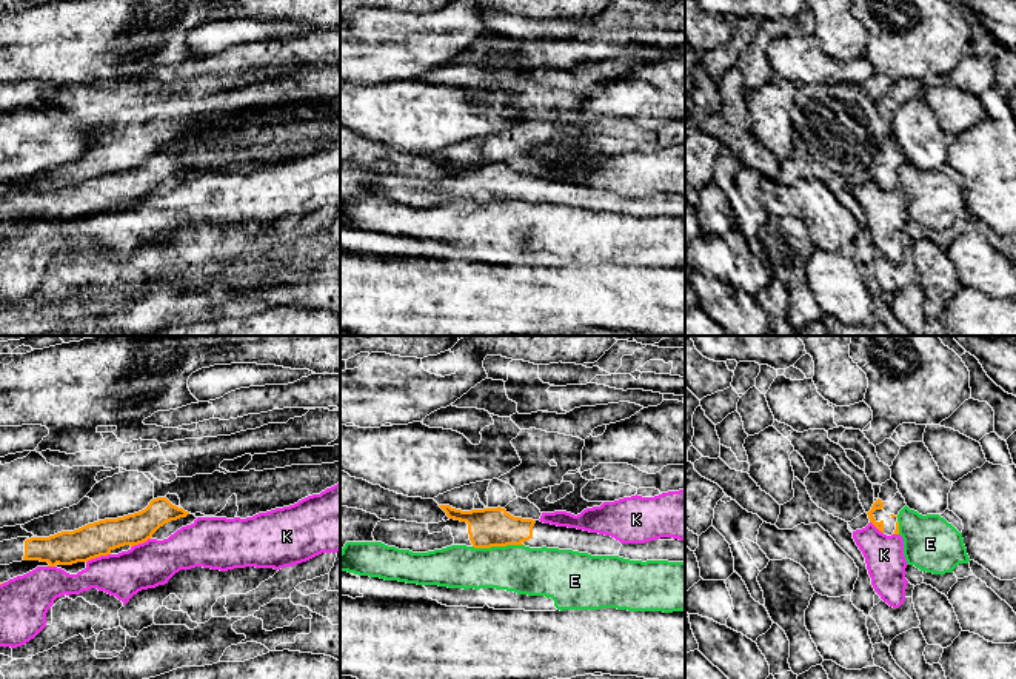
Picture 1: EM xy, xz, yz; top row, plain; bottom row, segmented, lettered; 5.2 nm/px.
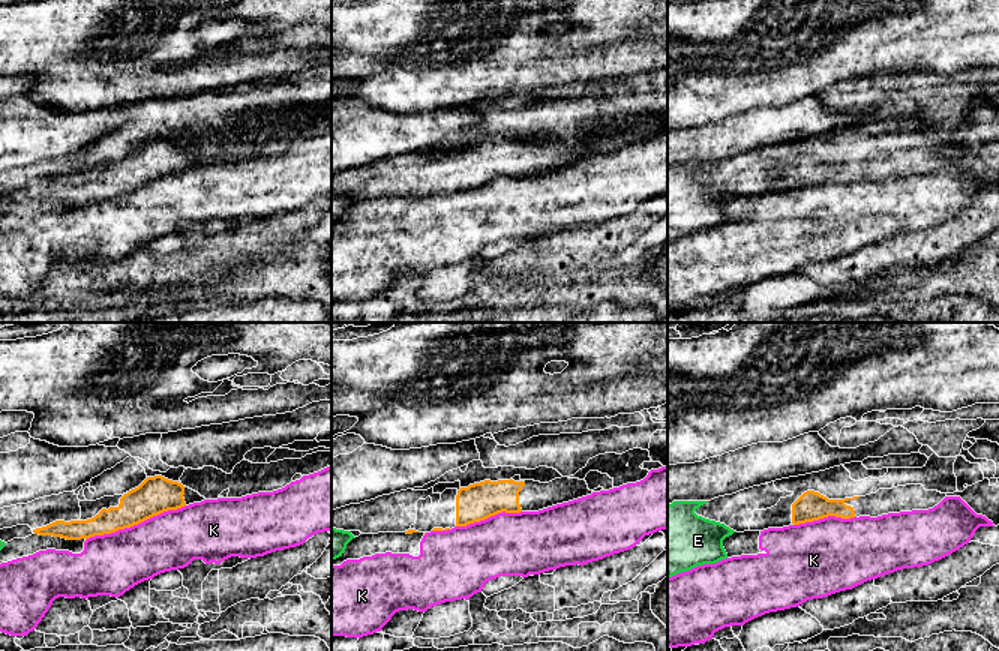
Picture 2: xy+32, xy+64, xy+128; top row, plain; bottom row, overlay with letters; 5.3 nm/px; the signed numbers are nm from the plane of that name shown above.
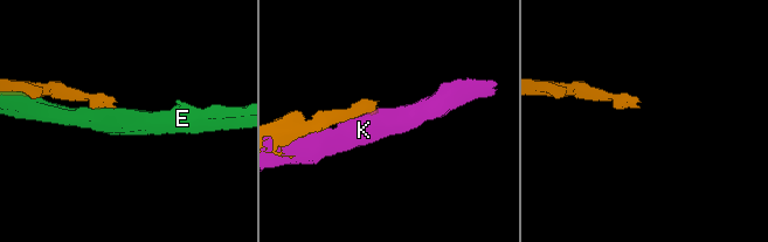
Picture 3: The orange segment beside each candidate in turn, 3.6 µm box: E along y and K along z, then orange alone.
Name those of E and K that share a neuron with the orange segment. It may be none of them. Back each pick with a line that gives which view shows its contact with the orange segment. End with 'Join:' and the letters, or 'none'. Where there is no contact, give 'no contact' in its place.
Join: none

